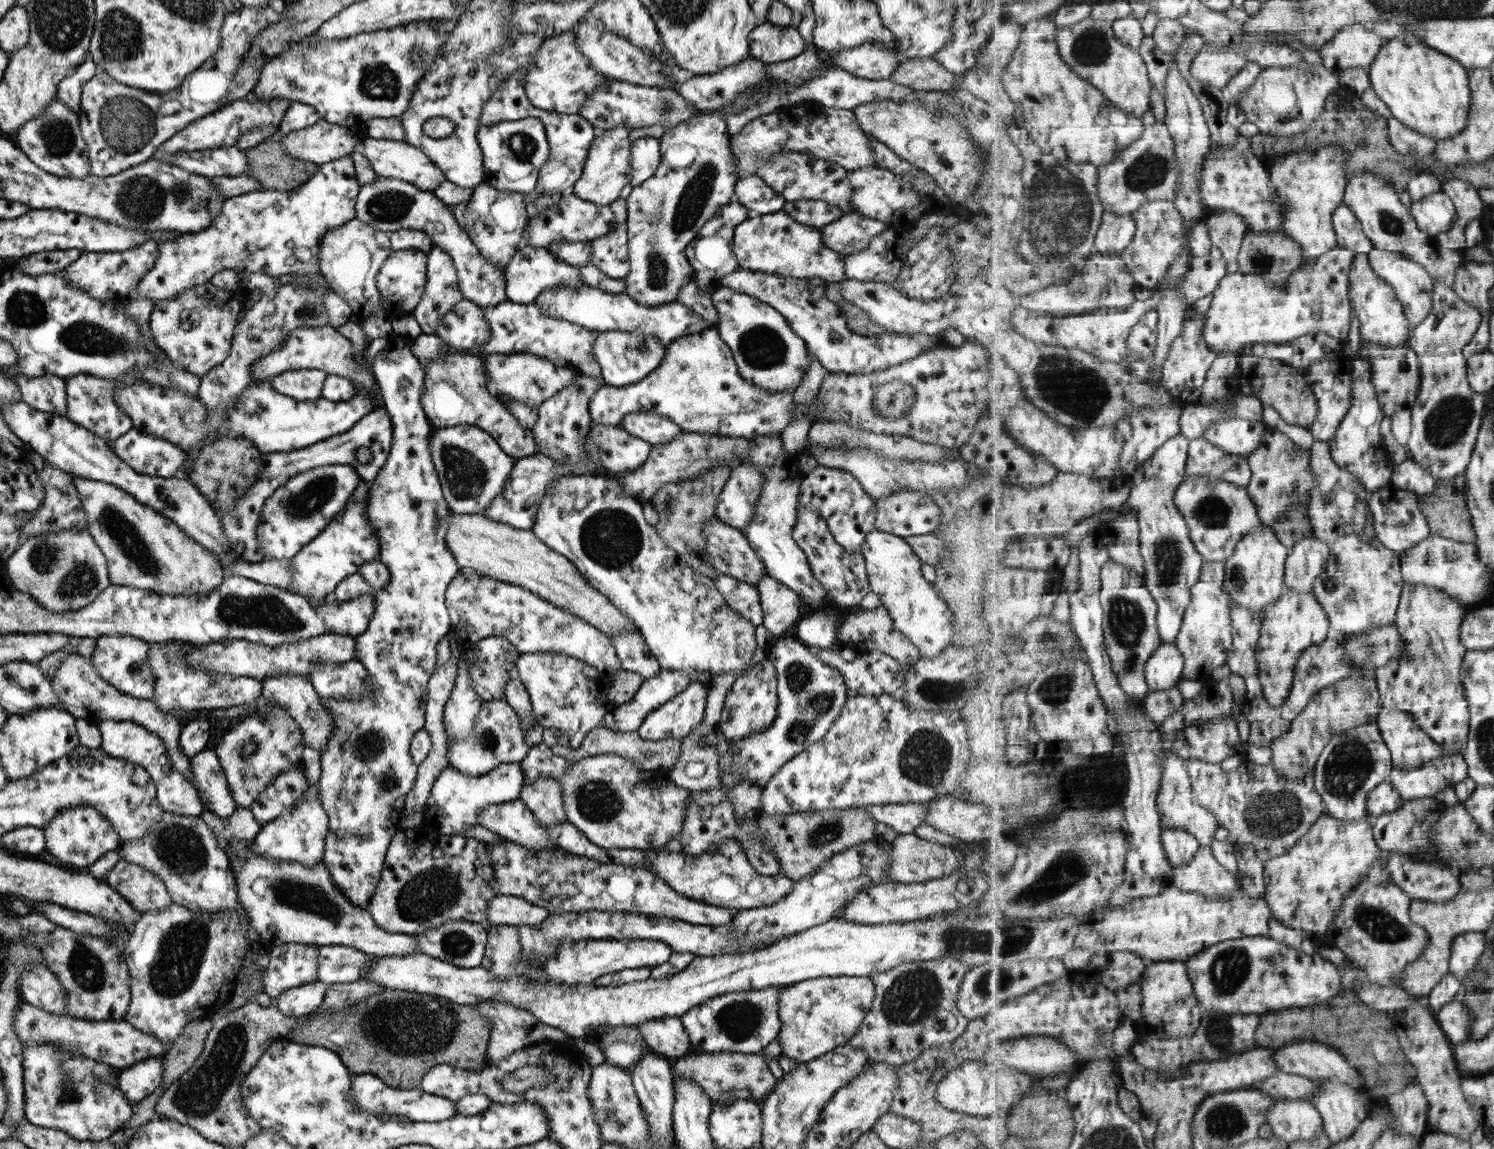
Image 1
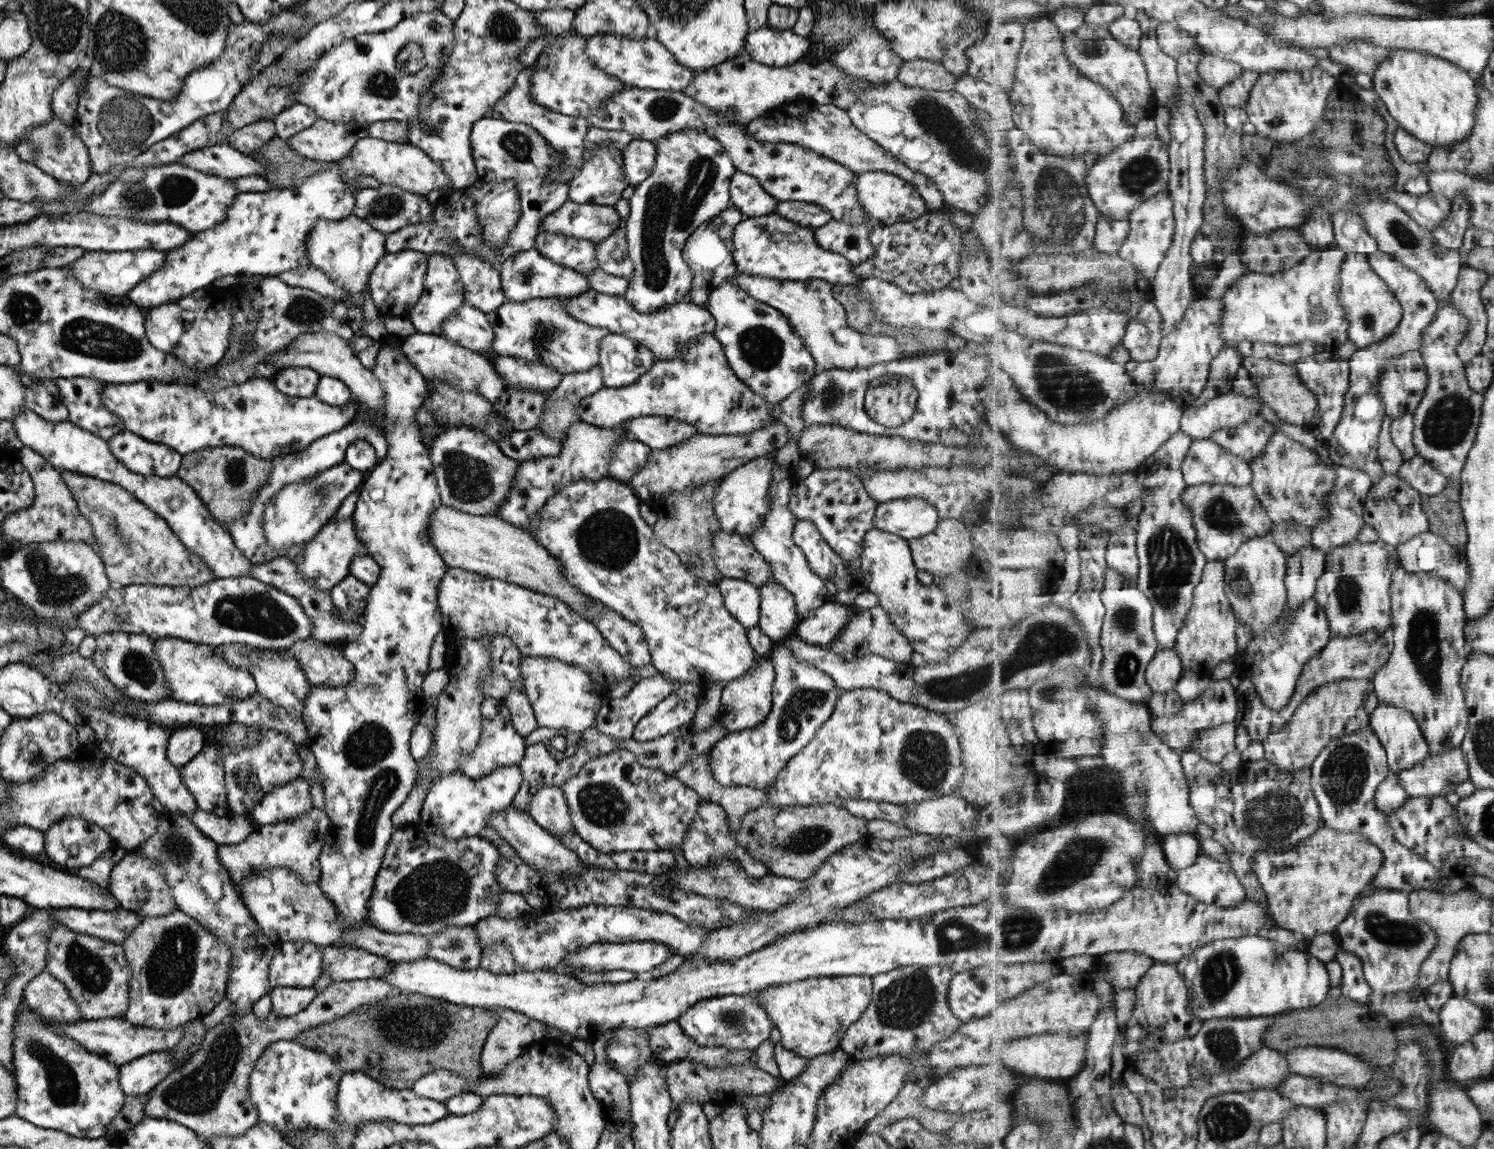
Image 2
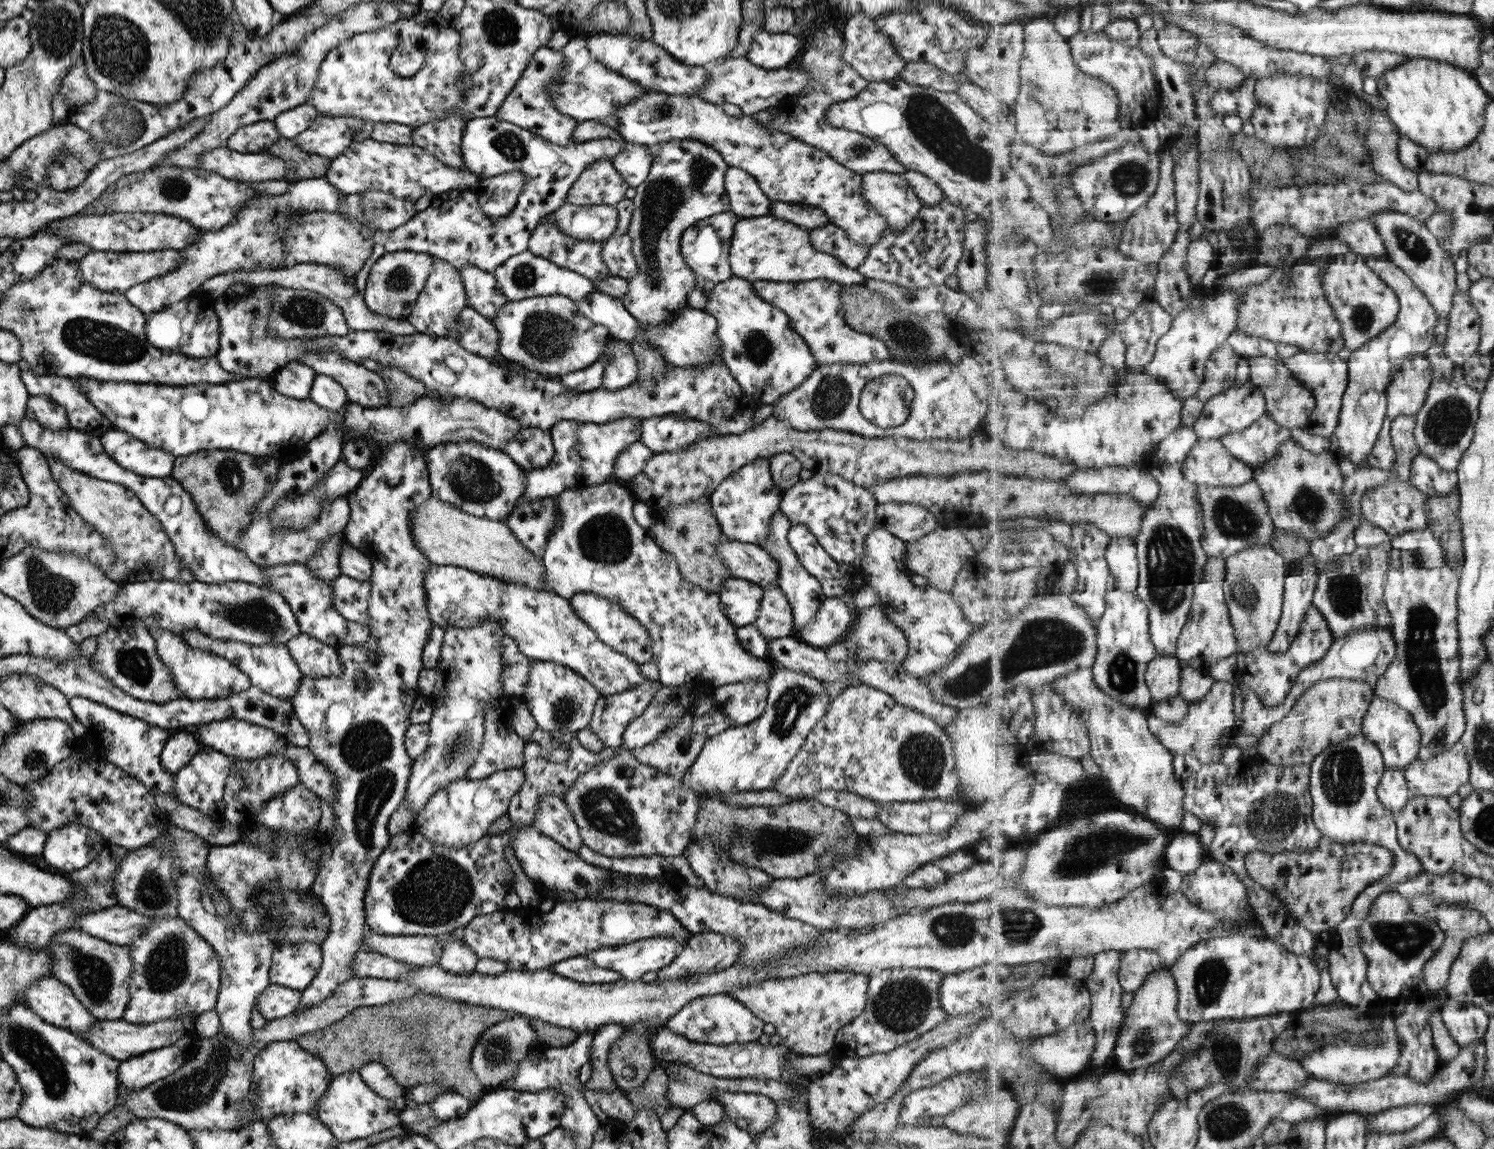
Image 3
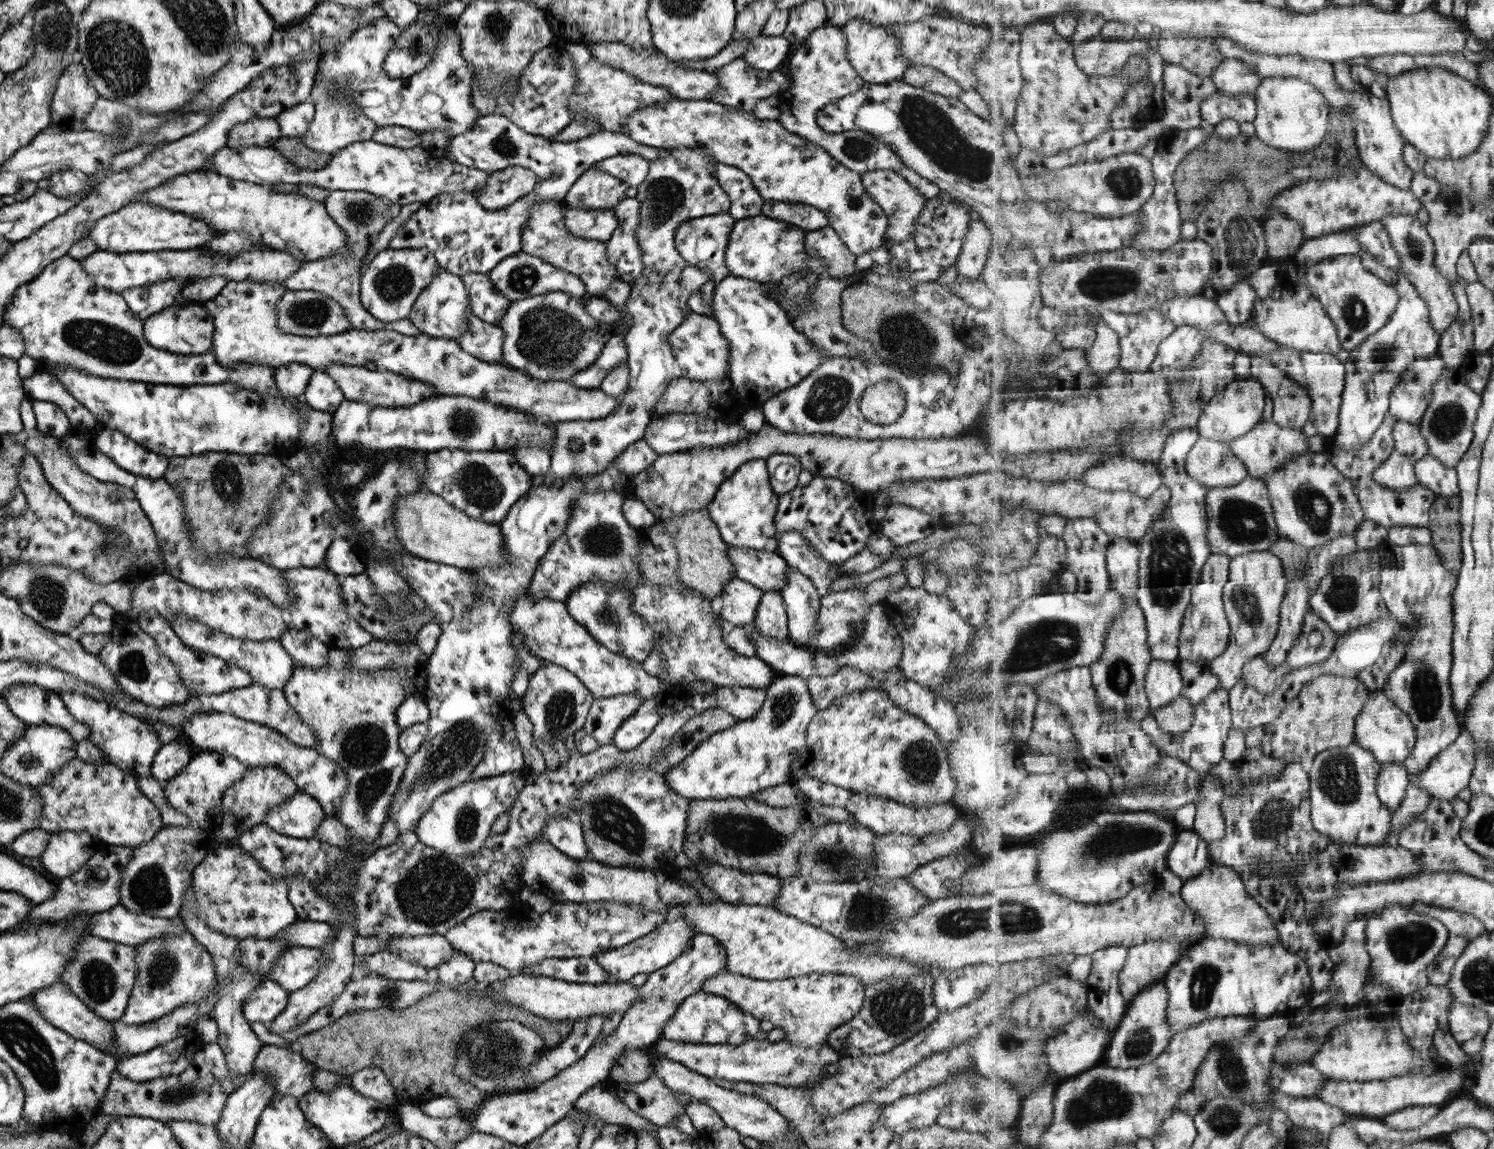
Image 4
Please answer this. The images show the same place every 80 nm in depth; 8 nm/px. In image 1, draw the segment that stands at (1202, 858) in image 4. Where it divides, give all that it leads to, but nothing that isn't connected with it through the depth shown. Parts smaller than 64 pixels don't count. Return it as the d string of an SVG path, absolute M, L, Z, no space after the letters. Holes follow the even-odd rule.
M1162 826L1162 842L1173 868L1191 862L1201 848L1195 835L1175 826Z

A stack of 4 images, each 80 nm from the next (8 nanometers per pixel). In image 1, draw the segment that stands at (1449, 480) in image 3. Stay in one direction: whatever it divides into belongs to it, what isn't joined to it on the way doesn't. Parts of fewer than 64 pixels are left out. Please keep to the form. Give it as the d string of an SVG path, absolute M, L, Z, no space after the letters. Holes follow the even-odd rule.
M1408 459L1401 465L1395 466L1392 481L1397 486L1403 487L1403 490L1412 490L1417 494L1425 495L1435 492L1441 480L1435 478L1421 464L1417 464L1417 462Z

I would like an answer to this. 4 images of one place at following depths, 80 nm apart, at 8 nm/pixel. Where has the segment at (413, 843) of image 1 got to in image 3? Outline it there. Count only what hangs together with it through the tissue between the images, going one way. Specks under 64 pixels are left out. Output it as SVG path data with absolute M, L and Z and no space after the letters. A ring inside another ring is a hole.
M414 827L391 837L371 866L363 901L365 928L373 934L437 937L461 928L474 916L501 910L503 898L510 891L510 872L505 859L505 850L511 849L509 841L509 834L497 833L473 845L443 847L421 837Z

